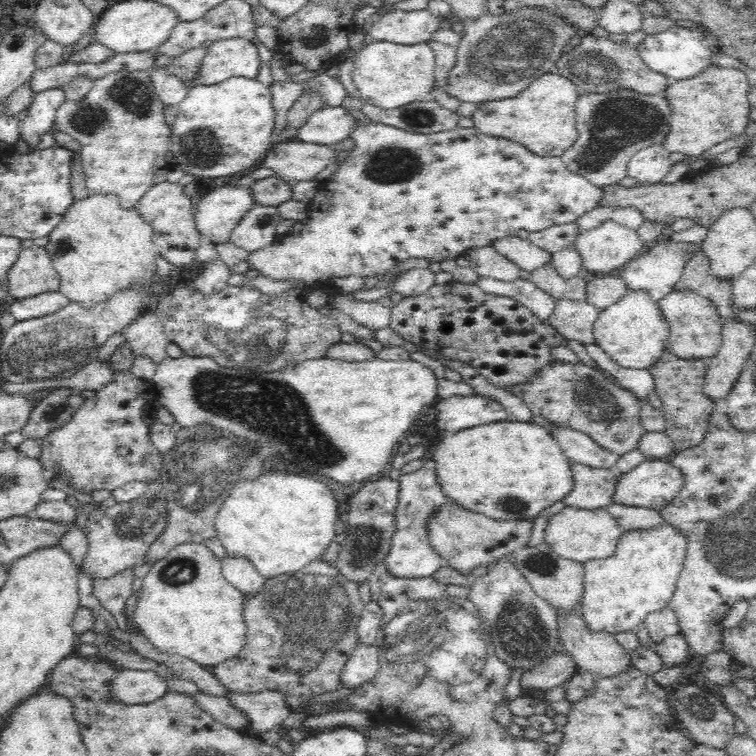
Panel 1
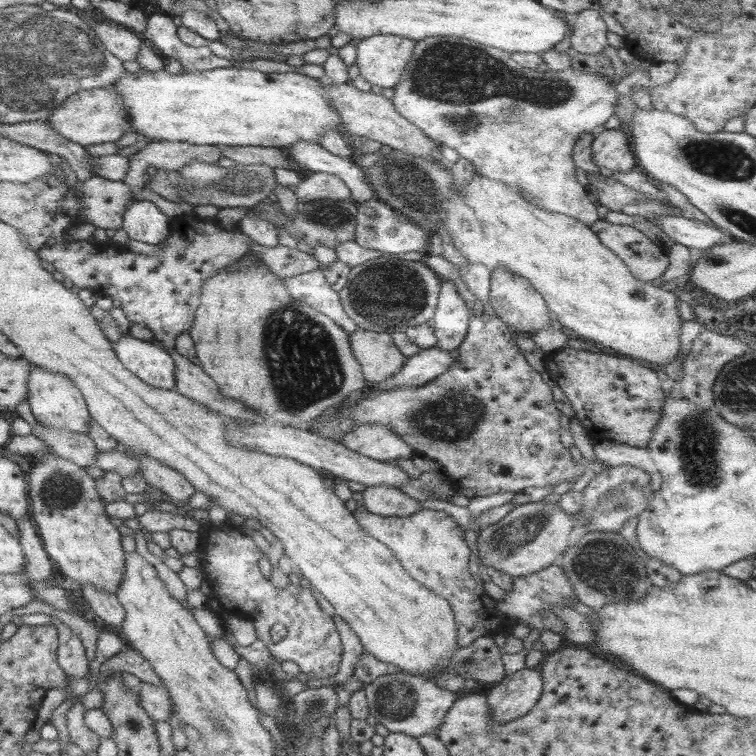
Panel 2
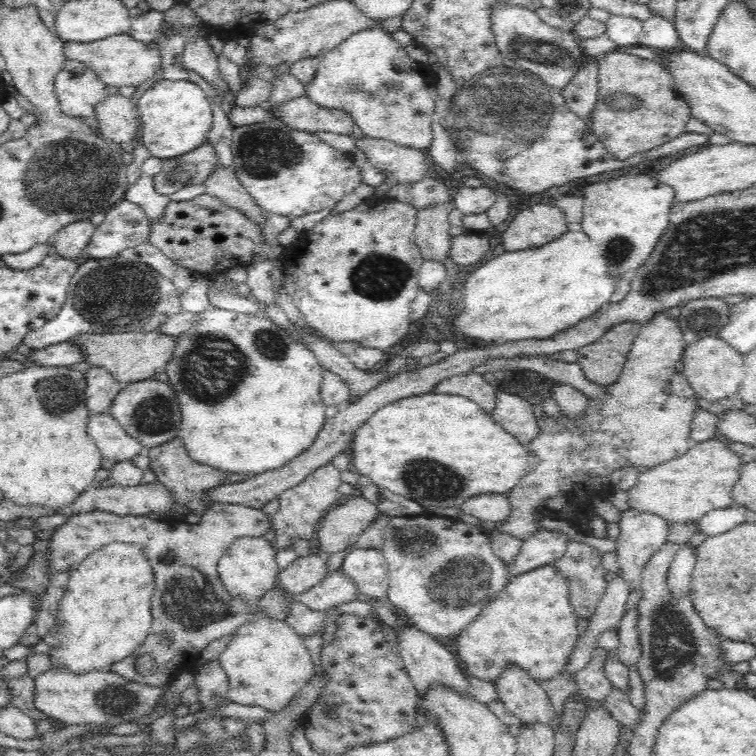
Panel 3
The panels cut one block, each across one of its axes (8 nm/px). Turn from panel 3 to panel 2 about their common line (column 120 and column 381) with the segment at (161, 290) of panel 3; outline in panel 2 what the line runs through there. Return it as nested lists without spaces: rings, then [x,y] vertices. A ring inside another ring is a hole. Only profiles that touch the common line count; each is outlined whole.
[[[398,256],[372,259],[351,267],[346,284],[339,290],[340,302],[346,314],[354,320],[360,329],[385,332],[405,332],[411,326],[427,323],[436,312],[439,292],[443,279],[419,259],[416,261],[402,259]]]

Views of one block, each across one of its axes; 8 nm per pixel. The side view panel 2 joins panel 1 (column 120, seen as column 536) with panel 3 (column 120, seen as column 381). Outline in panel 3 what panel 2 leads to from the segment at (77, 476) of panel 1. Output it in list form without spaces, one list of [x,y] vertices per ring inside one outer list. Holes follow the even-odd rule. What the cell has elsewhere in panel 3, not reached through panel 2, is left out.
[[[155,379],[132,381],[116,396],[109,414],[116,419],[125,432],[148,450],[166,444],[178,437],[181,428],[181,409],[176,393],[170,383],[158,382]]]

